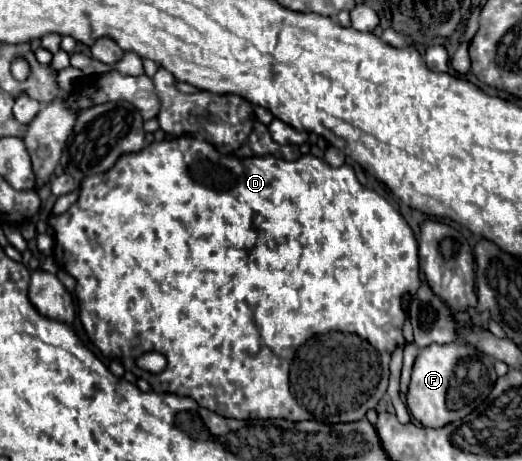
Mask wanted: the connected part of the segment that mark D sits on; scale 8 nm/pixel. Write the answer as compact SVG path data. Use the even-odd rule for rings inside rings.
M191 136L169 138L153 142L137 154L125 154L125 158L119 158L111 170L85 178L85 182L81 182L79 200L65 214L57 218L51 216L49 222L55 230L53 256L57 264L77 280L75 294L79 300L79 316L89 340L105 358L119 358L125 370L131 370L137 378L145 378L155 392L191 396L199 406L205 406L225 418L289 418L293 422L317 420L325 424L357 422L365 418L365 412L375 408L387 392L391 354L397 346L405 344L403 324L409 314L403 310L403 298L407 294L415 296L421 286L417 240L407 220L383 196L359 184L351 166L345 164L333 168L311 154L293 162L275 156L235 158L219 154L205 140L195 140ZM301 344L303 362L297 362ZM145 352L161 352L167 358L165 370L149 374L147 370L135 368L135 358Z

